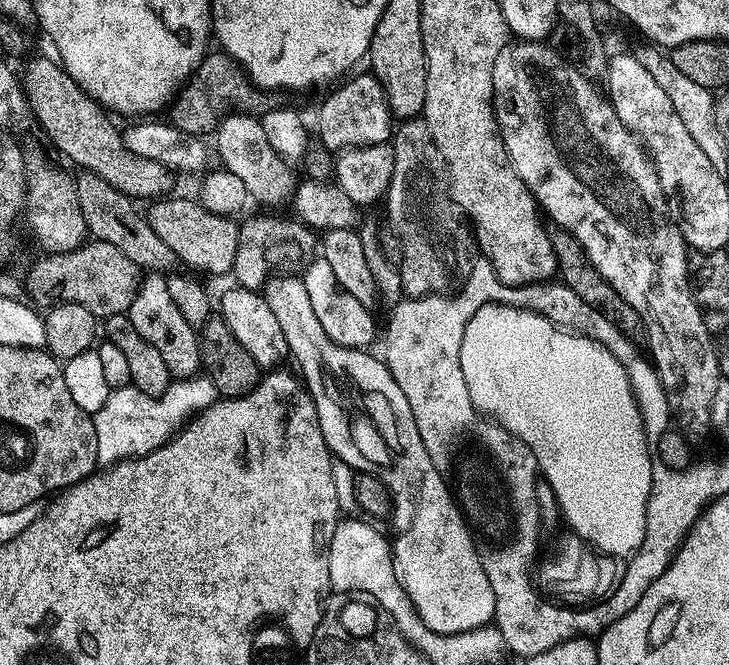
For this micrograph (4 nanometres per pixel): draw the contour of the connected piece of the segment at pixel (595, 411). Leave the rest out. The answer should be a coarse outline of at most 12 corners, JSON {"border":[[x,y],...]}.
{"border":[[547,318],[466,322],[472,404],[571,531],[639,553],[653,449],[608,360],[544,360]]}

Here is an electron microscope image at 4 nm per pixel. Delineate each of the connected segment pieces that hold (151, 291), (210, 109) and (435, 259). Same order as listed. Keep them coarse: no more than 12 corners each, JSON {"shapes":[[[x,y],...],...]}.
{"shapes":[[[156,270],[126,315],[173,377],[201,371],[200,337]],[[222,50],[181,85],[170,122],[211,135],[226,110],[271,105]],[[422,118],[390,143],[403,295],[455,293],[474,233]]]}

